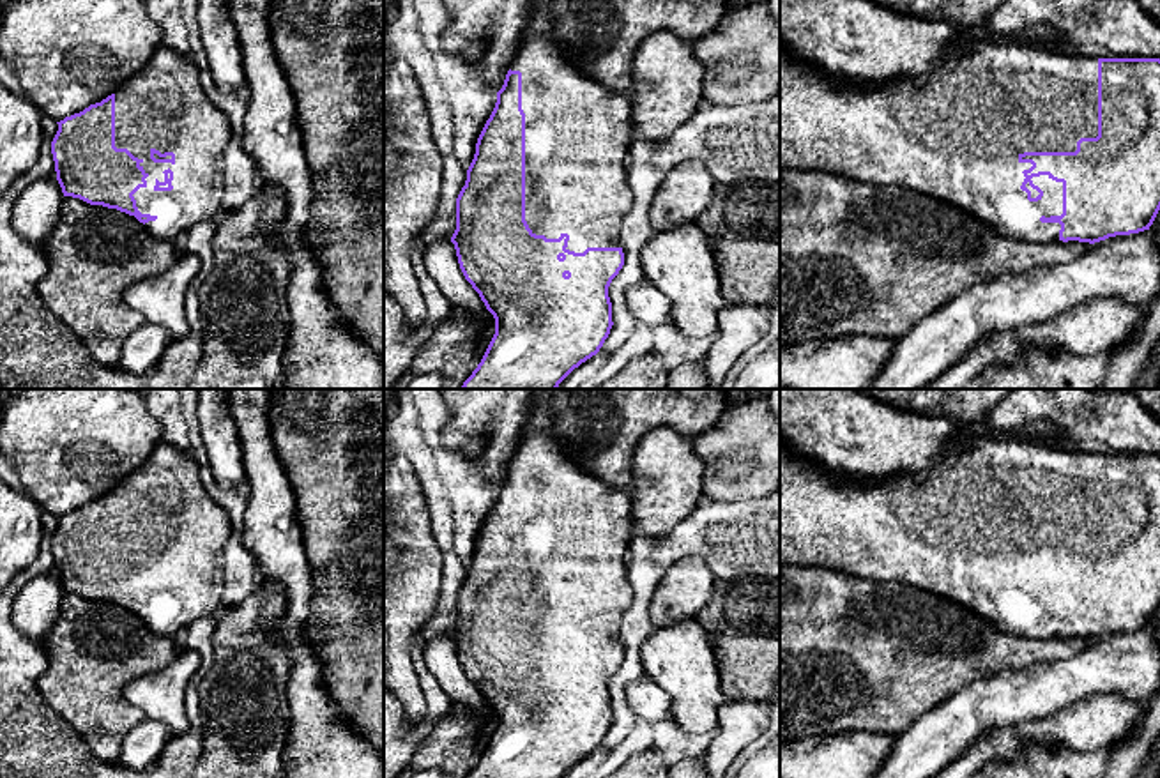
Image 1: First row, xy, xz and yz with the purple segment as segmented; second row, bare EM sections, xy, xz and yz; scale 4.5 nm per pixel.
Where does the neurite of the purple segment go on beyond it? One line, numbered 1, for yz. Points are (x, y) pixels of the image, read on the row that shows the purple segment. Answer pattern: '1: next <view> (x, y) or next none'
1: next yz (953, 133)

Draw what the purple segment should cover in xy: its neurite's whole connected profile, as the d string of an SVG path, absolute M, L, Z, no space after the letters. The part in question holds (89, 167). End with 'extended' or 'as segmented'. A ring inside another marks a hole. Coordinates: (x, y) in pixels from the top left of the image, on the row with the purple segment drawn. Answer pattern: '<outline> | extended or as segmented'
M161 44L150 60L111 95L57 124L51 154L64 196L134 216L152 237L168 242L177 242L193 226L221 214L223 152L232 126L207 97L200 83L200 69L186 55Z | extended

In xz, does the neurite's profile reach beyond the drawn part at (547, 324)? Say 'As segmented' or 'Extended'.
Extended

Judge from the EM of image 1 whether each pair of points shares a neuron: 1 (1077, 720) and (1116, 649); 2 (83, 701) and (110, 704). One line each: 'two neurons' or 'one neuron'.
1: one neuron
2: one neuron

